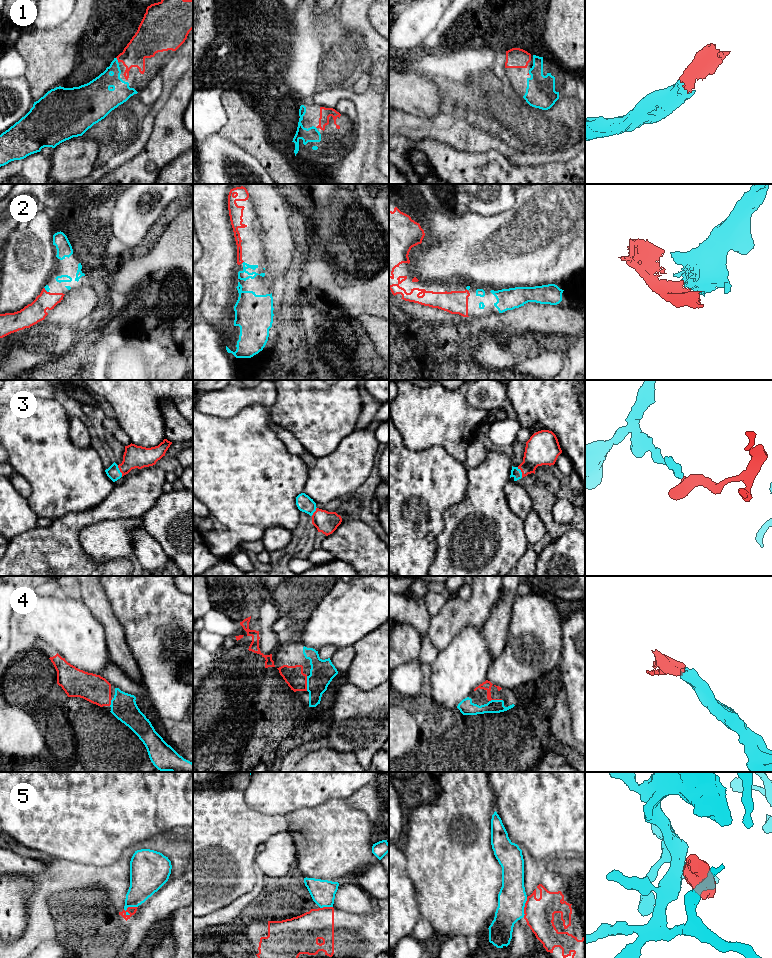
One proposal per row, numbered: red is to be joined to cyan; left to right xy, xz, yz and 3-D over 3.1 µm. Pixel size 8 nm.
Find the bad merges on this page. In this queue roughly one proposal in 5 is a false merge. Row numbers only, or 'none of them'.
5

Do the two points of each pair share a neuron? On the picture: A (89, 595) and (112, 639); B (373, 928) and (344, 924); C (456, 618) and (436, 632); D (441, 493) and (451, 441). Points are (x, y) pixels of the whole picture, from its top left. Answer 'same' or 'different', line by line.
A: same
B: same
C: same
D: different

